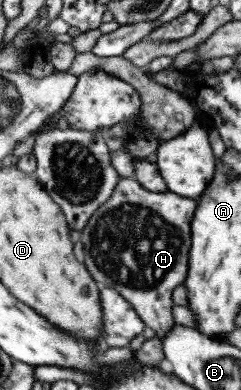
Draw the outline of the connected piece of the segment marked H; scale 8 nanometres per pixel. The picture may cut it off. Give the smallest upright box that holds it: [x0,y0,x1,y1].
[81,177,197,338]

